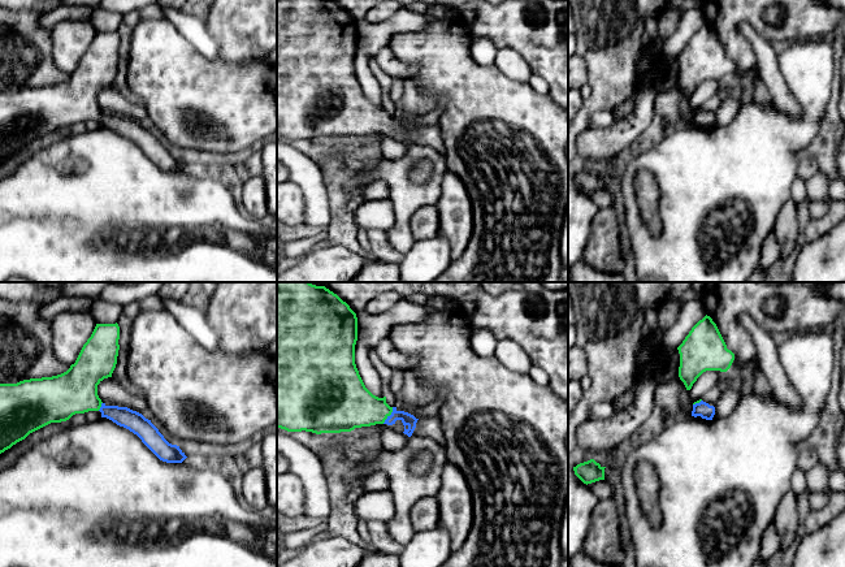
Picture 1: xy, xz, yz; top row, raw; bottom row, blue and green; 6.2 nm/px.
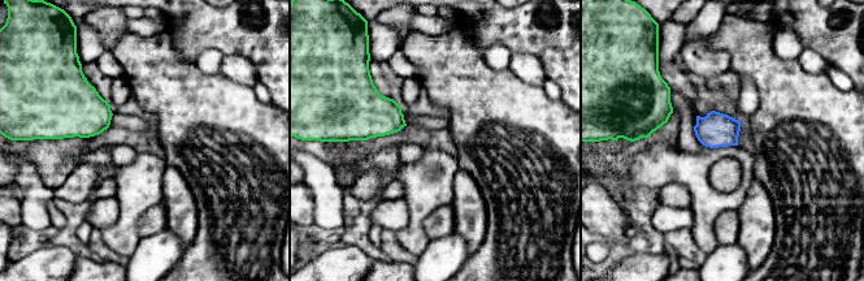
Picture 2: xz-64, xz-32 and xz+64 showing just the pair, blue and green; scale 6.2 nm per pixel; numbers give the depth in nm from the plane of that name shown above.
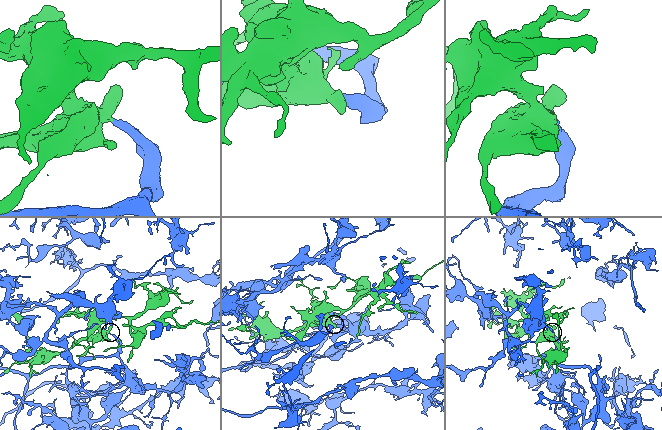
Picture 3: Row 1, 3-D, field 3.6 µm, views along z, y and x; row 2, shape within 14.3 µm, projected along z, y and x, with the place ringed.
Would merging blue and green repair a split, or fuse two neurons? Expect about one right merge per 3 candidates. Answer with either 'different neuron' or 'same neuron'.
same neuron

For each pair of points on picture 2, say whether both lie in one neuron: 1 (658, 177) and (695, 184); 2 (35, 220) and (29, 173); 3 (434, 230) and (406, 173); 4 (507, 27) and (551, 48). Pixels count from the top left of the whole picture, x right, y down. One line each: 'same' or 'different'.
1: same
2: same
3: different
4: same

